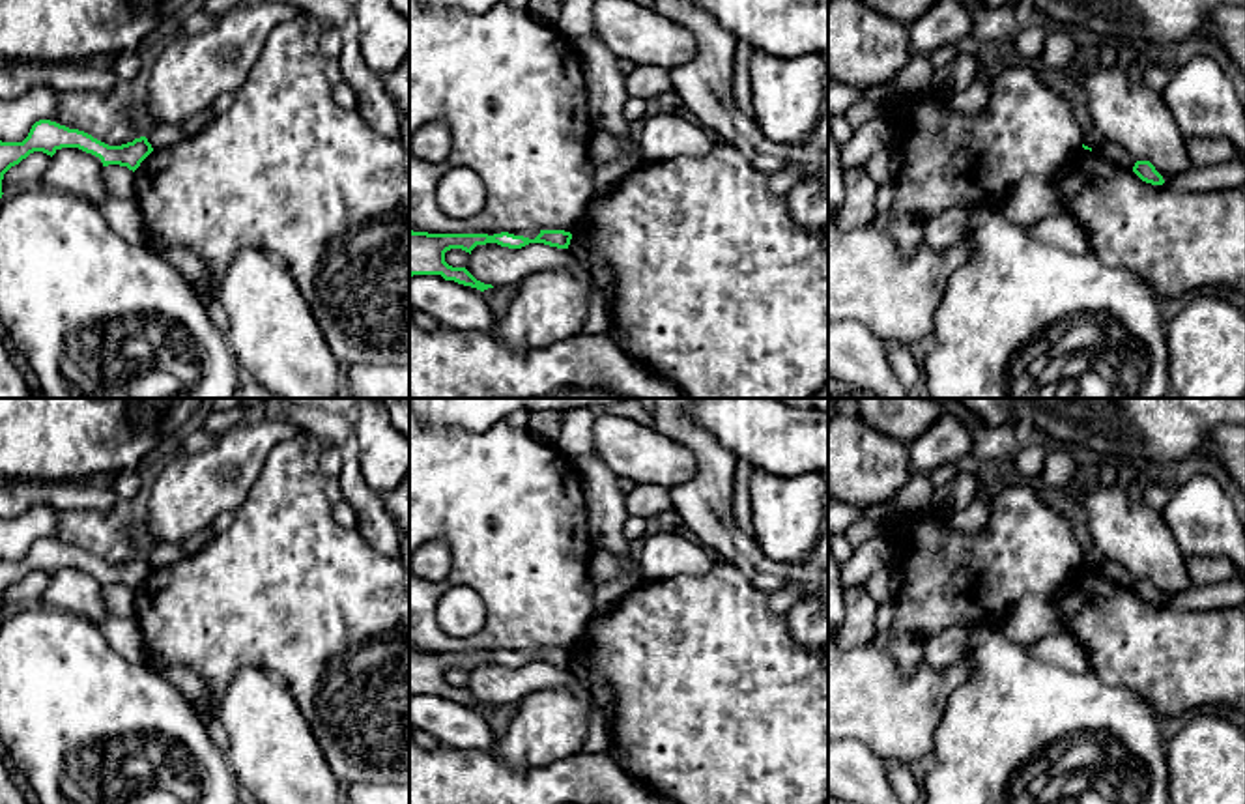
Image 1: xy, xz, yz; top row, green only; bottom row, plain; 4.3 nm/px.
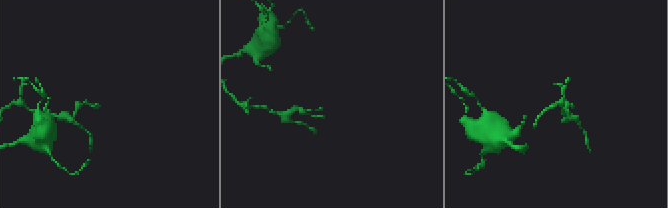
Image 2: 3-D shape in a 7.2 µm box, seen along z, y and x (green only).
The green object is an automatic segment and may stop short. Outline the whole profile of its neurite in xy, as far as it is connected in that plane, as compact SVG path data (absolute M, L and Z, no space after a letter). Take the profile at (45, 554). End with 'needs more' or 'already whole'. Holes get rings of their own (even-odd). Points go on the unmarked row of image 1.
M39 538L32 544L22 561L0 559L0 617L4 593L26 578L34 570L54 574L62 567L79 567L101 578L103 585L120 583L136 589L140 581L153 570L146 555L135 557L122 565L108 565L92 553L69 548L50 538Z; already whole

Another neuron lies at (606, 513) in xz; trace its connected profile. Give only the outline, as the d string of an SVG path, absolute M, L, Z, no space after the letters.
M566 454L572 462L587 505L587 524L594 548L606 548L619 557L630 557L624 522L630 516L619 477L598 456Z

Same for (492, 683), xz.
M497 662L477 664L465 688L480 701L503 705L522 701L525 696L540 690L565 688L591 703L589 731L583 752L608 752L611 731L600 705L589 690L574 677L568 668L557 668L544 662L529 662L522 668L508 668Z

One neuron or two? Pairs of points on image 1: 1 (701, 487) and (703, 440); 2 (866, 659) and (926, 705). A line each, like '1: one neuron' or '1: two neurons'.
1: one neuron
2: one neuron

